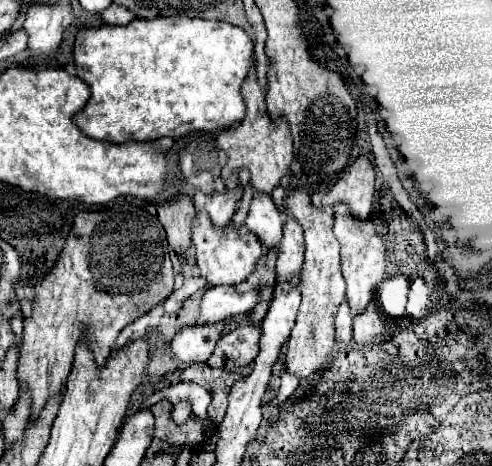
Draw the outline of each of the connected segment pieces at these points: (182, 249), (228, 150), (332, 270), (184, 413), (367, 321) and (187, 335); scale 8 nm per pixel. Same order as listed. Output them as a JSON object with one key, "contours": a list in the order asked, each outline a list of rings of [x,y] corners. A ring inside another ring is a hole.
{"contours":[[[[179,194],[169,202],[163,202],[159,206],[147,204],[153,214],[157,214],[157,220],[163,224],[167,232],[169,244],[179,254],[187,254],[191,246],[191,230],[193,230],[193,218],[195,218],[195,206],[193,200],[187,194]]],[[[255,62],[251,64],[251,70],[247,74],[245,84],[241,86],[241,94],[243,100],[247,104],[247,116],[243,118],[243,122],[239,122],[237,130],[225,130],[217,136],[217,144],[219,148],[229,156],[221,178],[227,180],[227,176],[231,174],[231,170],[239,170],[239,168],[249,168],[251,172],[251,184],[257,192],[265,192],[271,194],[271,190],[279,184],[281,176],[289,170],[291,166],[291,132],[289,132],[289,122],[285,120],[285,116],[279,118],[271,118],[265,106],[265,90],[259,86],[257,82],[257,74],[255,74]]],[[[295,188],[287,196],[289,212],[301,222],[305,232],[305,264],[301,270],[301,308],[297,314],[295,328],[287,342],[285,368],[301,380],[323,368],[335,346],[335,314],[345,298],[345,280],[341,276],[339,242],[333,236],[333,216],[327,210],[317,210],[311,204],[311,196],[305,188]]],[[[179,402],[173,406],[173,412],[171,412],[171,418],[177,426],[185,424],[185,420],[191,416],[191,402]]],[[[375,306],[367,308],[367,312],[361,312],[353,318],[353,338],[357,344],[367,344],[377,336],[379,330],[379,314]]],[[[225,320],[215,324],[191,324],[181,328],[171,342],[171,350],[185,364],[207,362],[219,336],[225,332]]]]}

